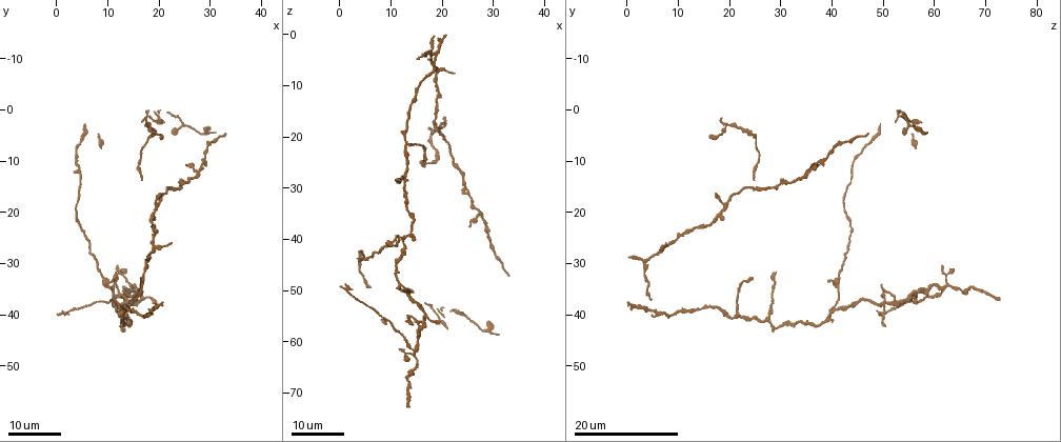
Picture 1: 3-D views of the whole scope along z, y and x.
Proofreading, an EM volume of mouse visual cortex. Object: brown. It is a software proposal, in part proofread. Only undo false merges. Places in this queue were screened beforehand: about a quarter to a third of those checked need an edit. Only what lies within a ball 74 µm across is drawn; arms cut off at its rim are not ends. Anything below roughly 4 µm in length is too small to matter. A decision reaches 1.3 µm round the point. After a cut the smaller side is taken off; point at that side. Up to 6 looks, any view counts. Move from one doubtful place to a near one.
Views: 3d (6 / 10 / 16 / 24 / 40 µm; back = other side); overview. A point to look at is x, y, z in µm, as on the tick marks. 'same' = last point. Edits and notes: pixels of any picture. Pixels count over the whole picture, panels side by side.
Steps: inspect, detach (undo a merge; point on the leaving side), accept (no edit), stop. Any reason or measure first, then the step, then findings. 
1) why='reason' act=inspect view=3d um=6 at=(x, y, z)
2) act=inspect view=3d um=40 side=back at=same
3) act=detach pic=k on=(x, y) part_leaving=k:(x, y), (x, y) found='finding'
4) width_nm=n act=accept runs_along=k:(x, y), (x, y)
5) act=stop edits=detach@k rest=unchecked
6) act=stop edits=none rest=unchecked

why='three-way junction' act=inspect view=3d um=24 at=(15.5, 36.5, 56.0)

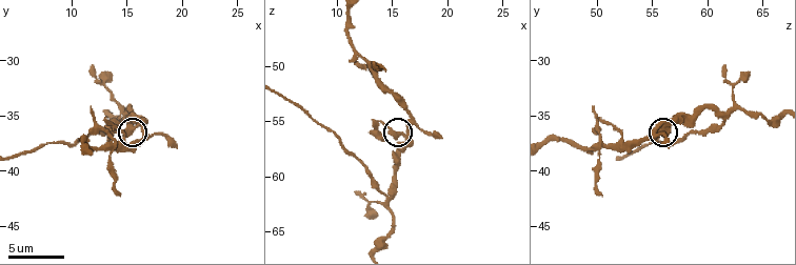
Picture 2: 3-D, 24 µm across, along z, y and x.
act=inspect view=3d um=10 at=(16.0, 35.8, 56.2)

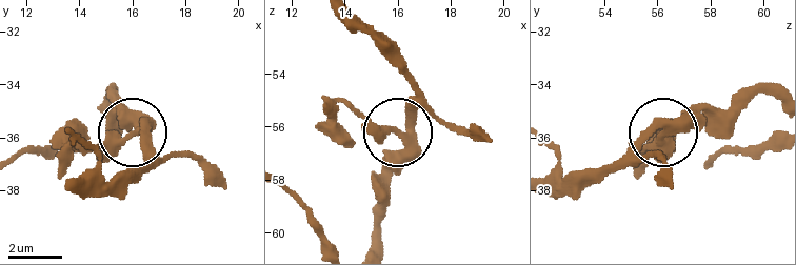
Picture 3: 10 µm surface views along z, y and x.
act=accept runs_along=3:(354, 20), (408, 81), (415, 108), (387, 136), (349, 103) found='all the same neuron'

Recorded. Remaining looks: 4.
why='small branch off a trunk' act=inspect view=3d um=10 at=(13.6, 37.6, 50.6)

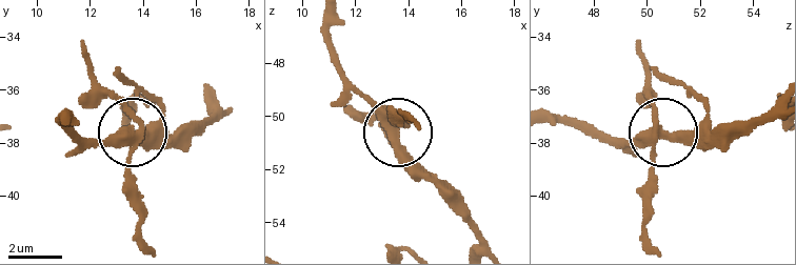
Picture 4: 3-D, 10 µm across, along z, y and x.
act=detach pic=4 on=(133, 179) part_leaving=4:(138, 142), (132, 201), (140, 242) found='a second neuron is stuck on'

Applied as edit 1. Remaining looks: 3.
act=inspect view=overview

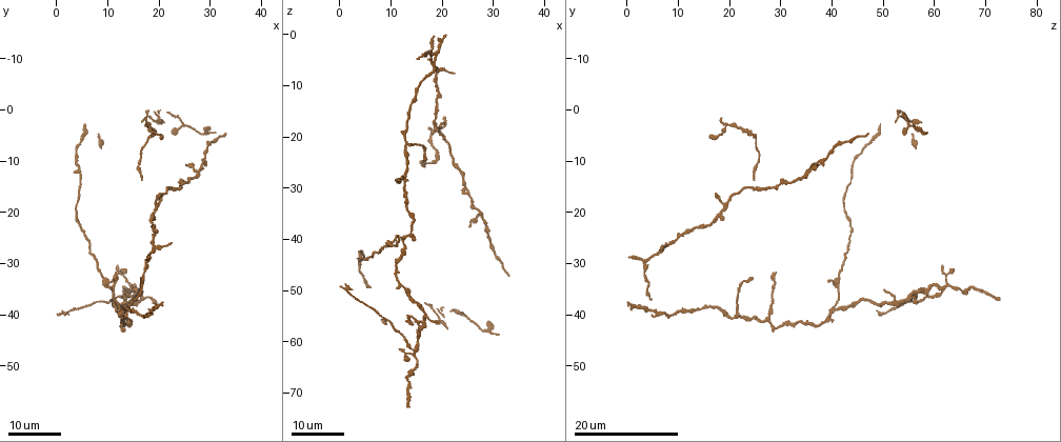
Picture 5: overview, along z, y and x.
why='two arms in line, one across' act=inspect view=3d um=10 at=(14.2, 35.6, 61.6)

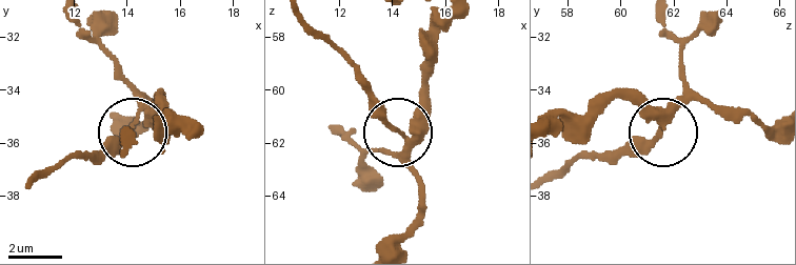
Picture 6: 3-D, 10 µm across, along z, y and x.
arms=3 act=detach pic=6 on=(382, 123) part_leaving=6:(405, 135), (360, 74), (306, 19) found='two neurons meet here'

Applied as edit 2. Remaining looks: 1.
act=stop edits=detach@4,detach@6 rest=unchecked

